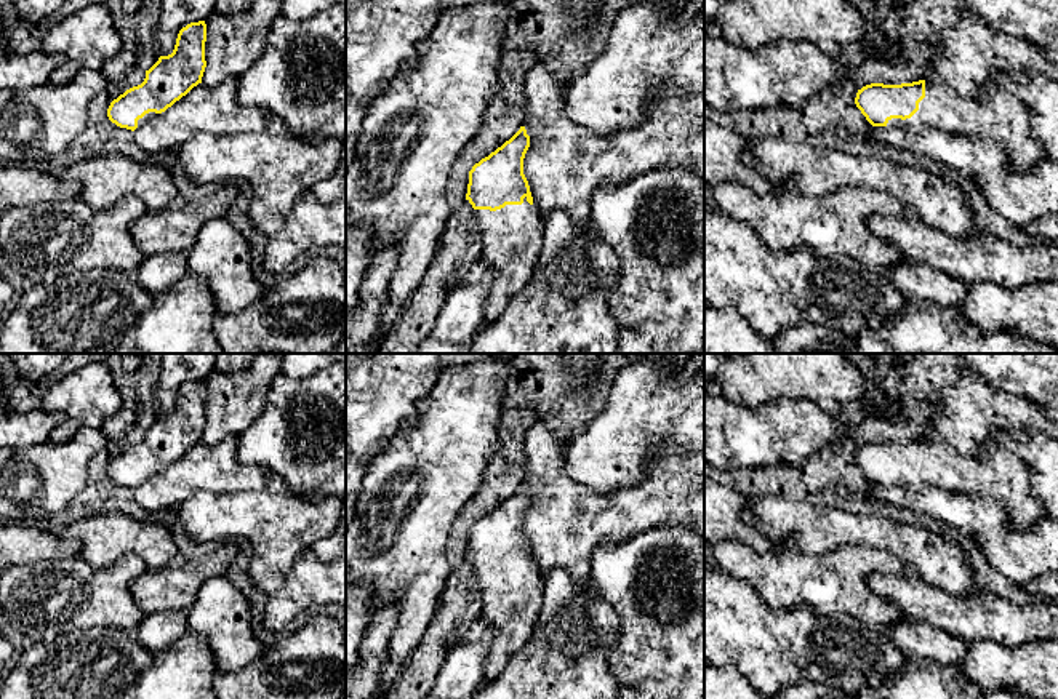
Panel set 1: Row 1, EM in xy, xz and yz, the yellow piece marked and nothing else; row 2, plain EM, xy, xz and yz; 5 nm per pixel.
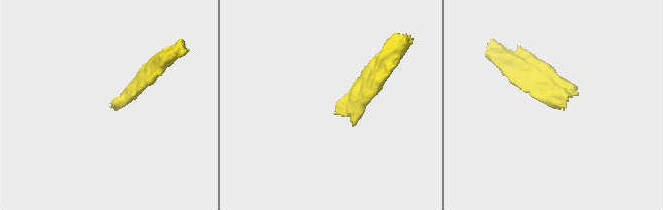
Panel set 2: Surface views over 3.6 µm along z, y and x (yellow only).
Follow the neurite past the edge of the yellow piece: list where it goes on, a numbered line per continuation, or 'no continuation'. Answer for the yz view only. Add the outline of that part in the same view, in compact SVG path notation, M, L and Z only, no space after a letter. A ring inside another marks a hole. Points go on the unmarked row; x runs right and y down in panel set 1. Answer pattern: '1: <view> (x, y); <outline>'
1: yz (1001, 475); M940 438L925 440L925 456L919 469L906 478L892 477L887 485L924 491L941 488L968 496L991 497L1005 505L1008 521L1032 528L1048 513L1032 493L1032 470L1013 453L992 440L983 440L984 457L960 454Z

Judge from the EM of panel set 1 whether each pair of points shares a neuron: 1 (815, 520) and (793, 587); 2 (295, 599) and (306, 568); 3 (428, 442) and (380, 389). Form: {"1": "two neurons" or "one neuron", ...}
{"1": "two neurons", "2": "one neuron", "3": "two neurons"}

